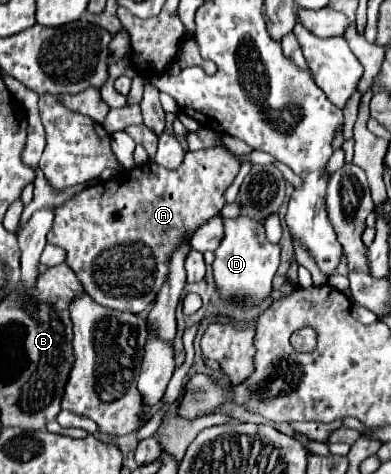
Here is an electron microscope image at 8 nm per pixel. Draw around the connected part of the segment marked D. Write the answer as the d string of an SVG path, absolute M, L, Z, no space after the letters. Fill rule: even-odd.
M239 215L237 219L225 219L225 237L215 251L213 279L223 303L237 301L245 311L261 305L273 289L273 275L279 265L279 245L265 239L265 229L261 223Z

